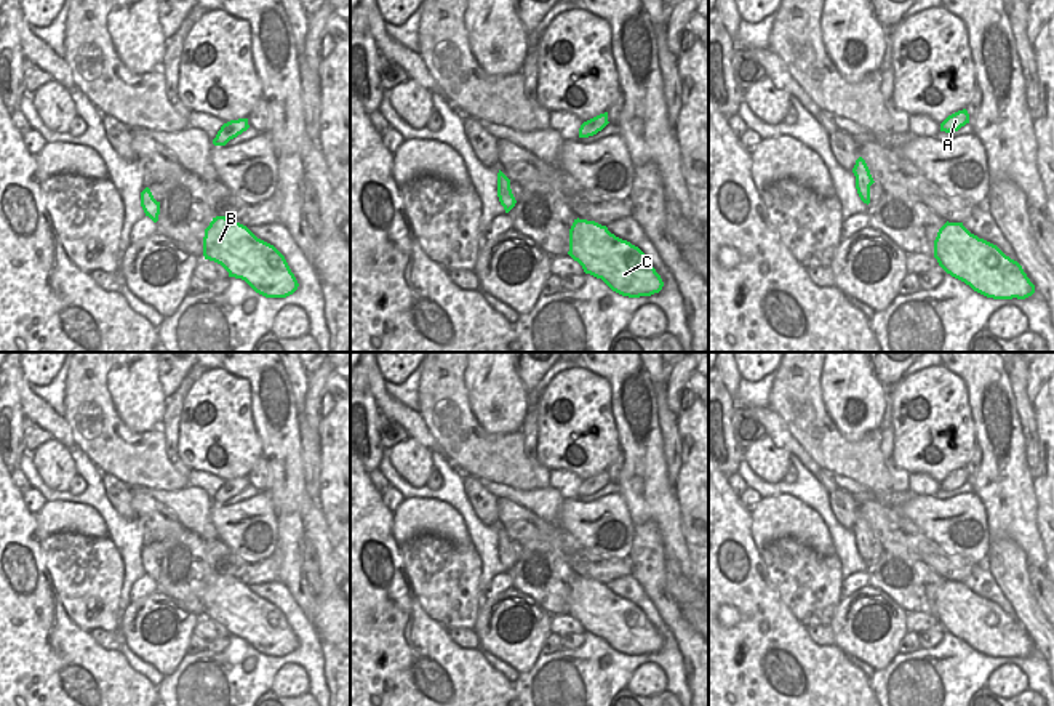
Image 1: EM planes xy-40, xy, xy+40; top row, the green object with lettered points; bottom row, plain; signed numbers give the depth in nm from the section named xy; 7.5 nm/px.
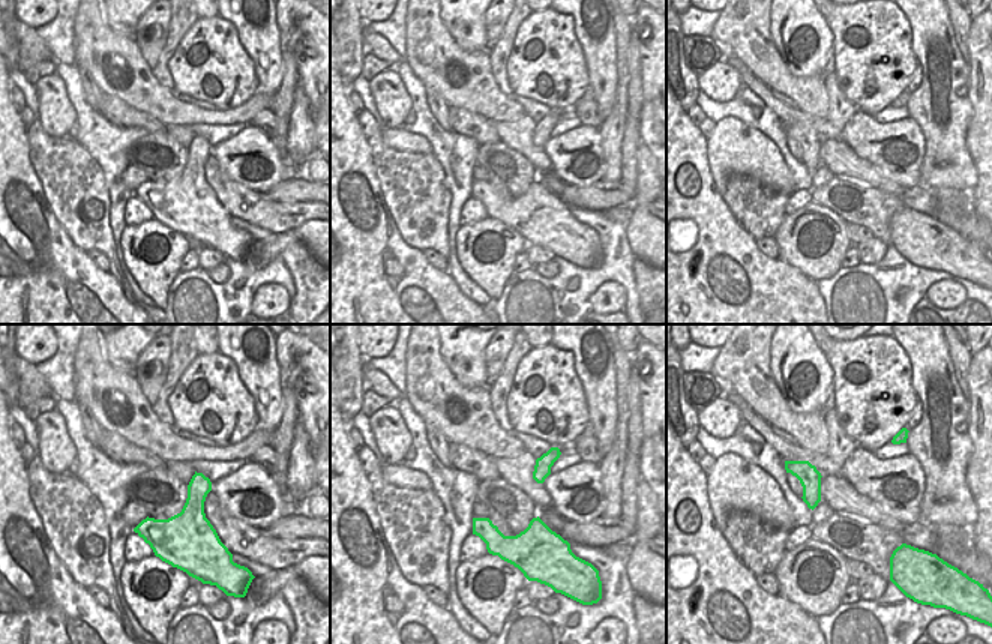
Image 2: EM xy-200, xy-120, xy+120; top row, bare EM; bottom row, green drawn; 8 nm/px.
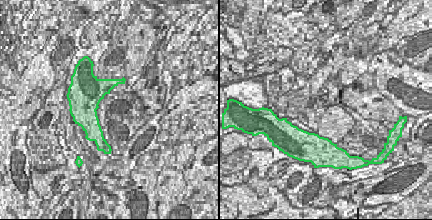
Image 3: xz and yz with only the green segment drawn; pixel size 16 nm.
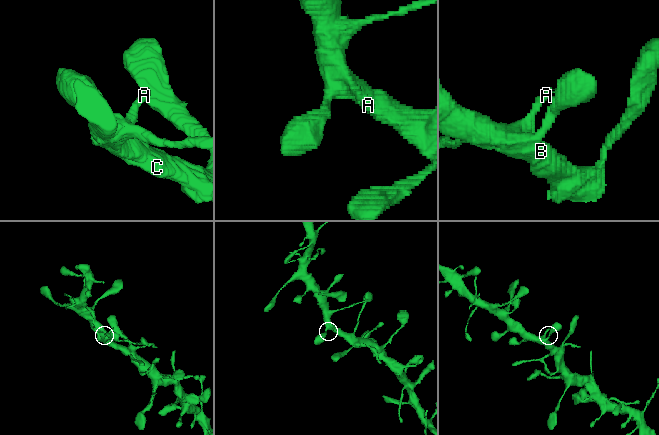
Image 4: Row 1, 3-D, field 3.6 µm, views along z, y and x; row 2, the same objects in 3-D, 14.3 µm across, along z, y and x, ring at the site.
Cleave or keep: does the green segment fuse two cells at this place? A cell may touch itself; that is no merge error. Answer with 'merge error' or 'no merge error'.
no merge error

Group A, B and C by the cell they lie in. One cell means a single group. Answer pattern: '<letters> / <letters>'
A B C

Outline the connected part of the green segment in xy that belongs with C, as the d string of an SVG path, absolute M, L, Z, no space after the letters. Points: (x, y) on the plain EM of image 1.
M574 578L568 613L585 632L601 637L622 655L651 655L664 645L661 634L638 605L616 596L595 580Z

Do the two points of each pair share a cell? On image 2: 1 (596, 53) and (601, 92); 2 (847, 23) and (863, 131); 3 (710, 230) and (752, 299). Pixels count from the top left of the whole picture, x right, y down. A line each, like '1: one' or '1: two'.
1: one
2: two
3: one

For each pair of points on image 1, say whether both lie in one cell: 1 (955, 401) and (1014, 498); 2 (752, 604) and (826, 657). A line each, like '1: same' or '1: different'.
1: different
2: same

